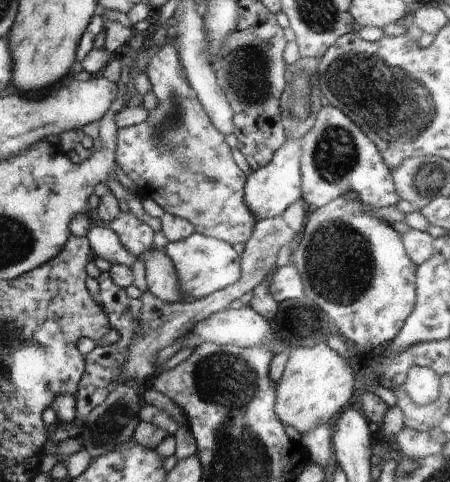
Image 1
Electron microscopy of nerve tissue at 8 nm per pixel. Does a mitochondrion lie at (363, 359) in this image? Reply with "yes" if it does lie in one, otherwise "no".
no

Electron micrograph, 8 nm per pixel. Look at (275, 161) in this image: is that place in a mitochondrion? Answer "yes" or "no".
no

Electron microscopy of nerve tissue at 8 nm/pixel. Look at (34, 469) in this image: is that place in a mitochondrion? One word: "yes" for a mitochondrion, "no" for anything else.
no

